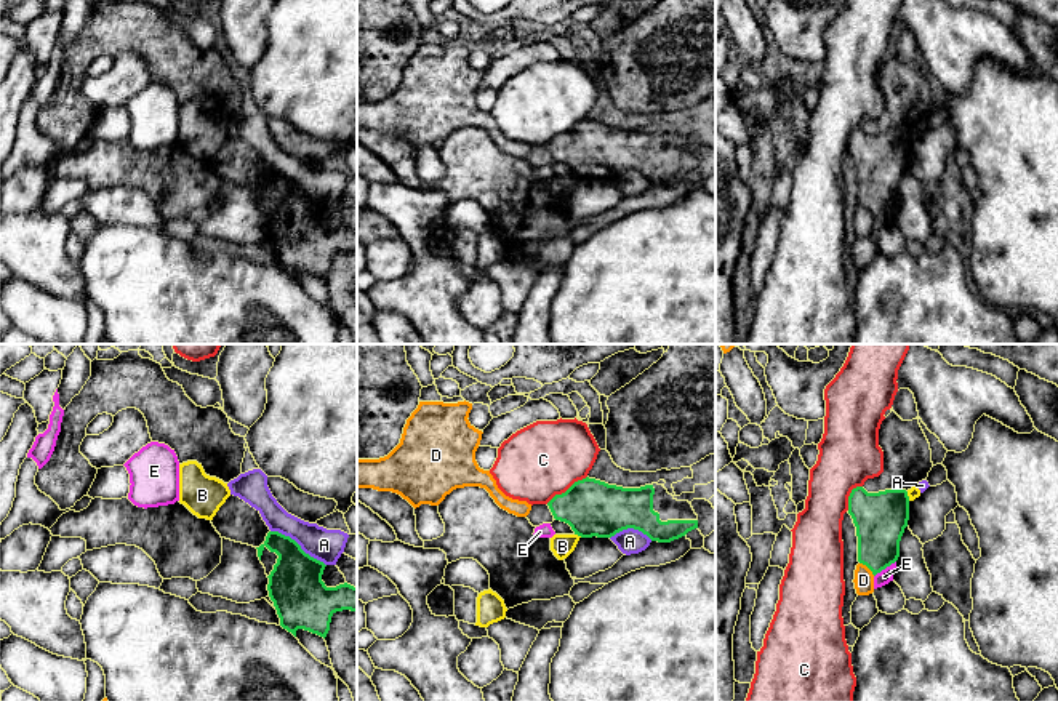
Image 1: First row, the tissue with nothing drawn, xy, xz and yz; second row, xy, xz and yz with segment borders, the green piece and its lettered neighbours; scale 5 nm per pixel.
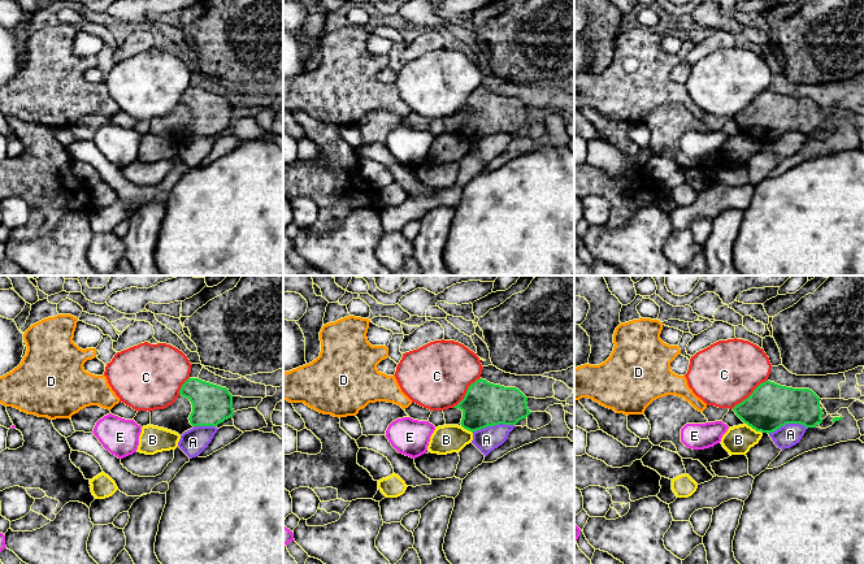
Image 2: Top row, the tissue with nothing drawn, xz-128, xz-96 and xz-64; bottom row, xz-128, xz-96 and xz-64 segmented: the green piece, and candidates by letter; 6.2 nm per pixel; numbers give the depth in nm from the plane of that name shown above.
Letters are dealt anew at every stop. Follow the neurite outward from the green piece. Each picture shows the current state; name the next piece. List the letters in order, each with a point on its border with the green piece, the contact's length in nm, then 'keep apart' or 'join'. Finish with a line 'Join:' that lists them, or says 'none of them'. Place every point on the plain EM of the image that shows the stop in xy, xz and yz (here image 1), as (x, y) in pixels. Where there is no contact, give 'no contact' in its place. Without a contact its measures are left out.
A: xy (298, 186) | 340 nm | keep apart
B: xz (578, 176) | 40 nm | keep apart
C: xz (567, 132) | 240 nm | keep apart
D: yz (868, 208) | 100 nm | keep apart
E: yz (884, 210) | 140 nm | keep apart
Join: none of them

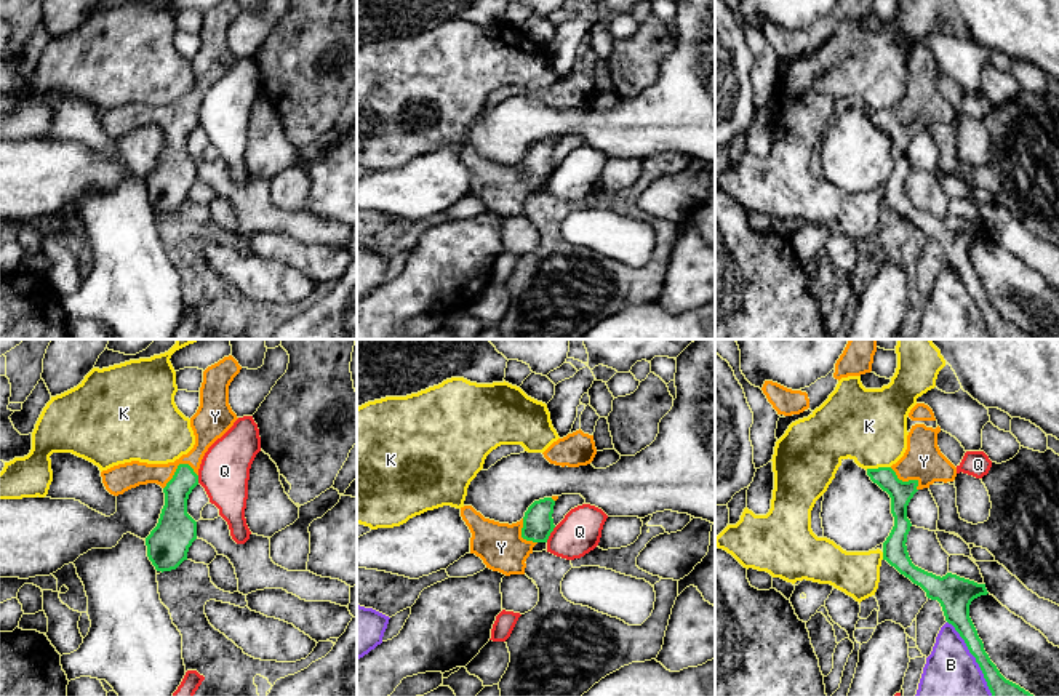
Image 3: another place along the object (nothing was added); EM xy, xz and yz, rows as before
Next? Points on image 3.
B: yz (976, 301) | 440 nm | keep apart
K: yz (877, 111) | 130 nm | keep apart
Q: xz (549, 176) | 90 nm | keep apart
Y: xy (178, 109) | 190 nm | join
Join: Y

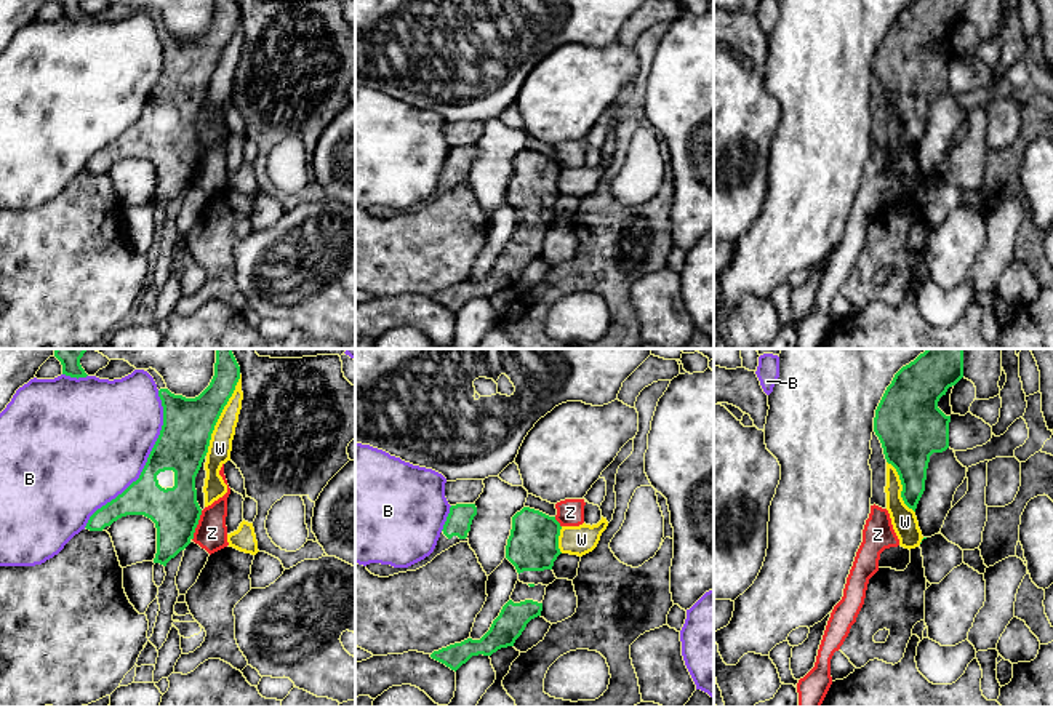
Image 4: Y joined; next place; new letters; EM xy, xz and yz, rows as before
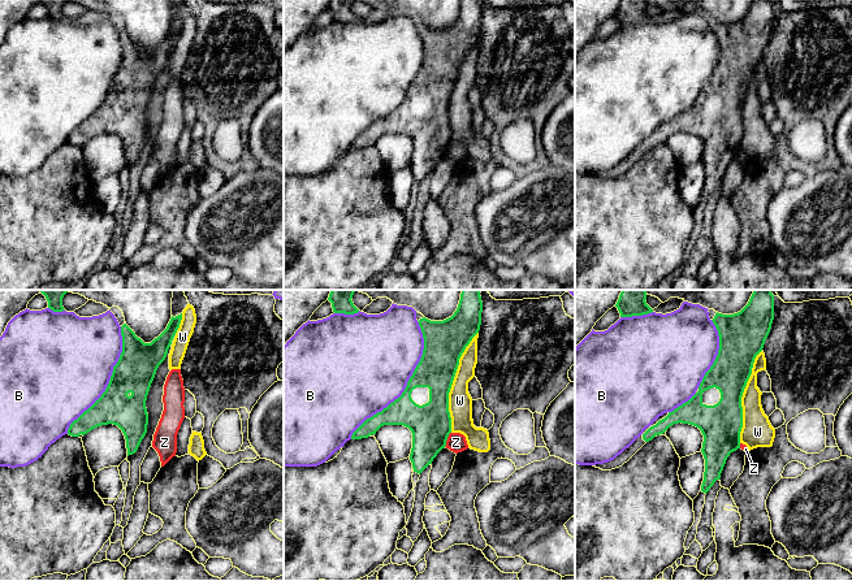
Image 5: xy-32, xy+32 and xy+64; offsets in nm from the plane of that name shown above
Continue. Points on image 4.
B: xy (146, 104) | 800 nm | keep apart
W: xy (220, 56) | 440 nm | keep apart
Z: xy (197, 165) | 160 nm | keep apart
Join: none of them

